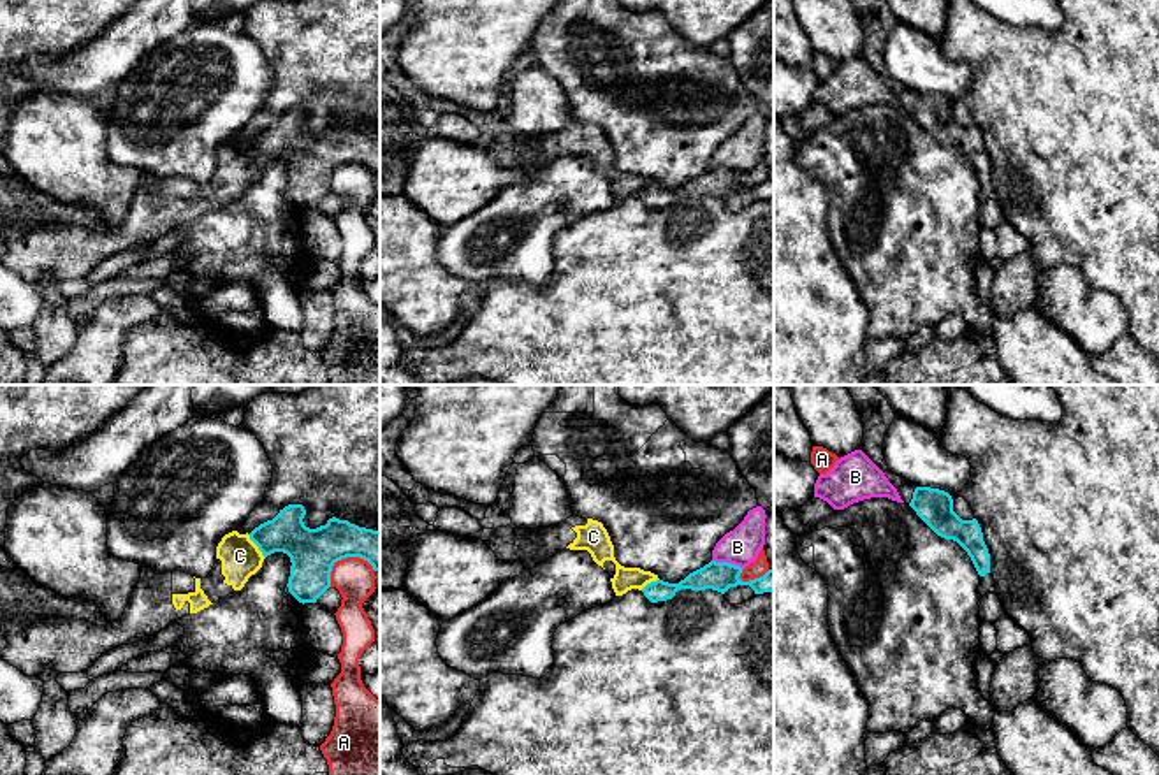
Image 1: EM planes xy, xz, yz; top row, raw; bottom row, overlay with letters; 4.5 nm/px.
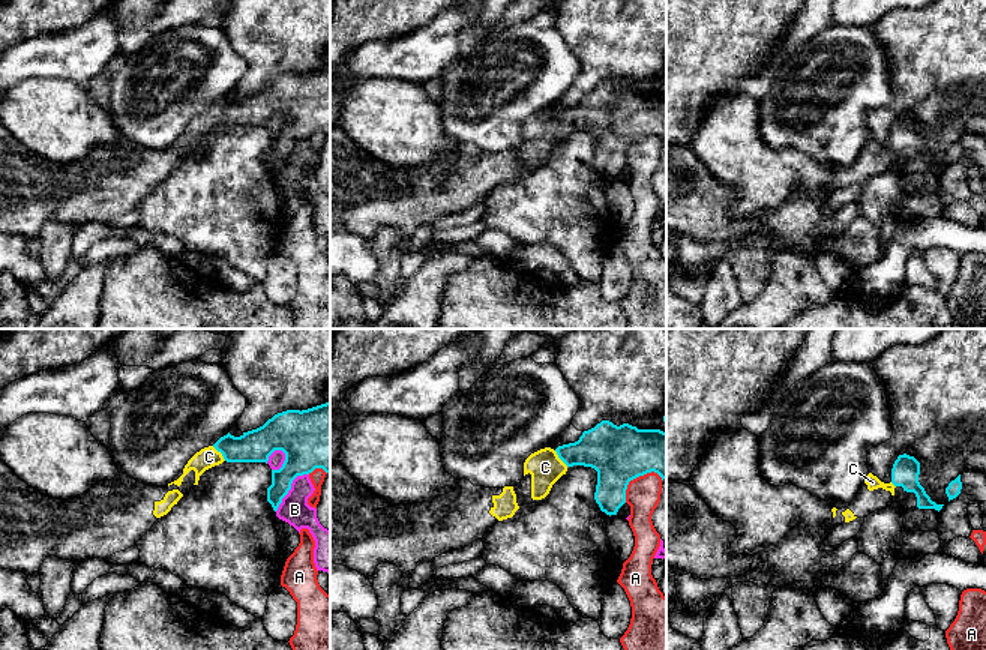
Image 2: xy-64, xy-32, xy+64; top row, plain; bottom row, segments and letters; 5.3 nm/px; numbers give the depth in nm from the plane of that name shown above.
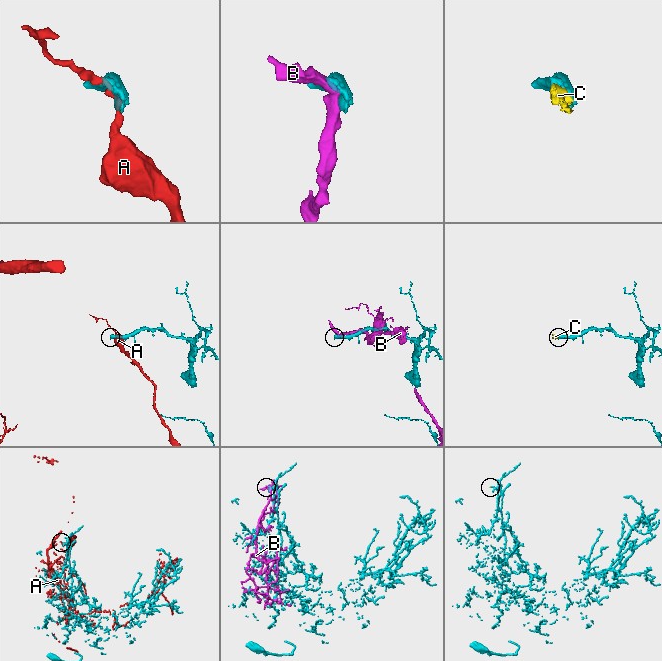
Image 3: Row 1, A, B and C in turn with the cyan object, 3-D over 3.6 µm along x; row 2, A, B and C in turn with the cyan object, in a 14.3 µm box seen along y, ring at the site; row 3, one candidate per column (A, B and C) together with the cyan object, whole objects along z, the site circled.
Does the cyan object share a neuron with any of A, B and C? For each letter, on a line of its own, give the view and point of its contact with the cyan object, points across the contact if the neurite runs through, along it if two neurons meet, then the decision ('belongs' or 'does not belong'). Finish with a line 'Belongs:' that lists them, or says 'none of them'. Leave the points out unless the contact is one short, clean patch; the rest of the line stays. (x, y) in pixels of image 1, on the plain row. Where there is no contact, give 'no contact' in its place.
A: xy (343, 164) | does not belong
B: xz (728, 169) | does not belong
C: xy (257, 152) | across xy (312, 157), (301, 150), (257, 152), (240, 162) | belongs
Belongs: C

